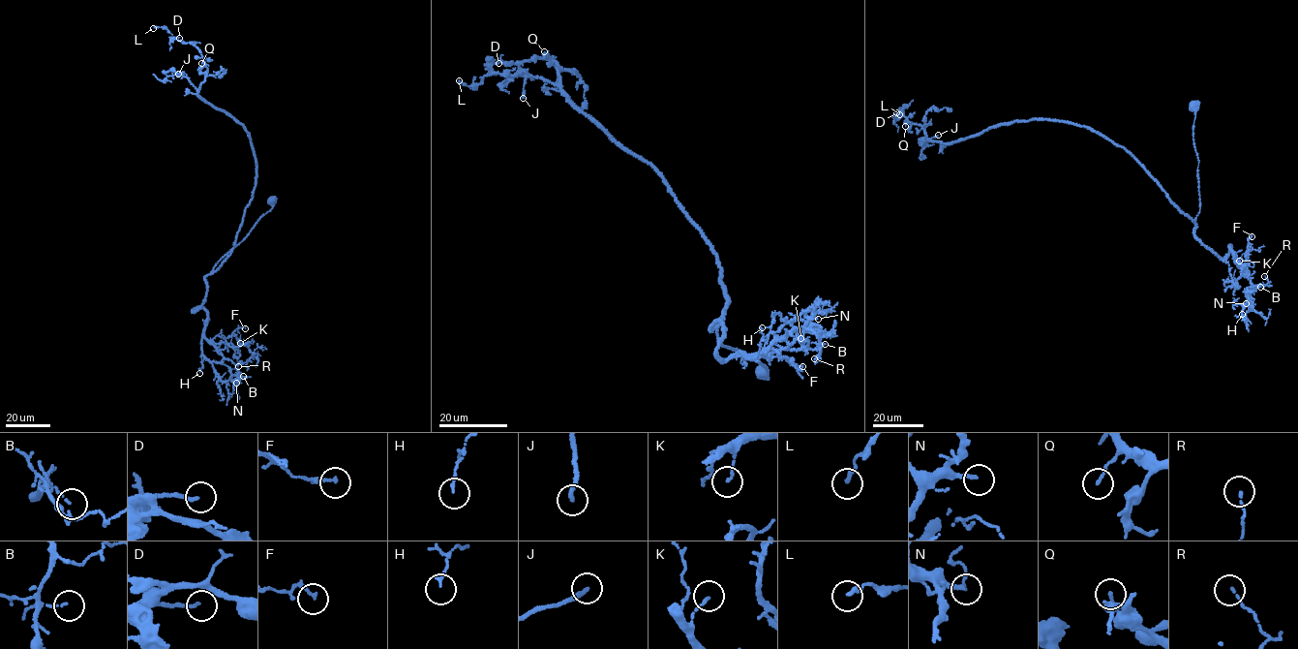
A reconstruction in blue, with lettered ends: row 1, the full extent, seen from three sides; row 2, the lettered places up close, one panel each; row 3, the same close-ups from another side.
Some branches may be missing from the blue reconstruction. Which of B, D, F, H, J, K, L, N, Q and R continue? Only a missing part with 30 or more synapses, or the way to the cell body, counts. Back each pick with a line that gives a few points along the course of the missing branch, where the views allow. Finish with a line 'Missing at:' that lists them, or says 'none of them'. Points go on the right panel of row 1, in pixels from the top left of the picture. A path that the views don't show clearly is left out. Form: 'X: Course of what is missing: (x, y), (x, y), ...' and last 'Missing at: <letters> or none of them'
Missing at: none of them

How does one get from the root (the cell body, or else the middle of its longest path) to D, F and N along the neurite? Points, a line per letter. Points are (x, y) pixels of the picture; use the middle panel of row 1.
D: (761, 369), (718, 341), (729, 302), (719, 262), (664, 177), (581, 112), (556, 62), (498, 63)
F: (761, 369), (720, 344), (714, 322), (724, 360), (743, 352), (802, 366)
N: (761, 369), (720, 344), (714, 322), (725, 360), (741, 352), (758, 356), (818, 319)

